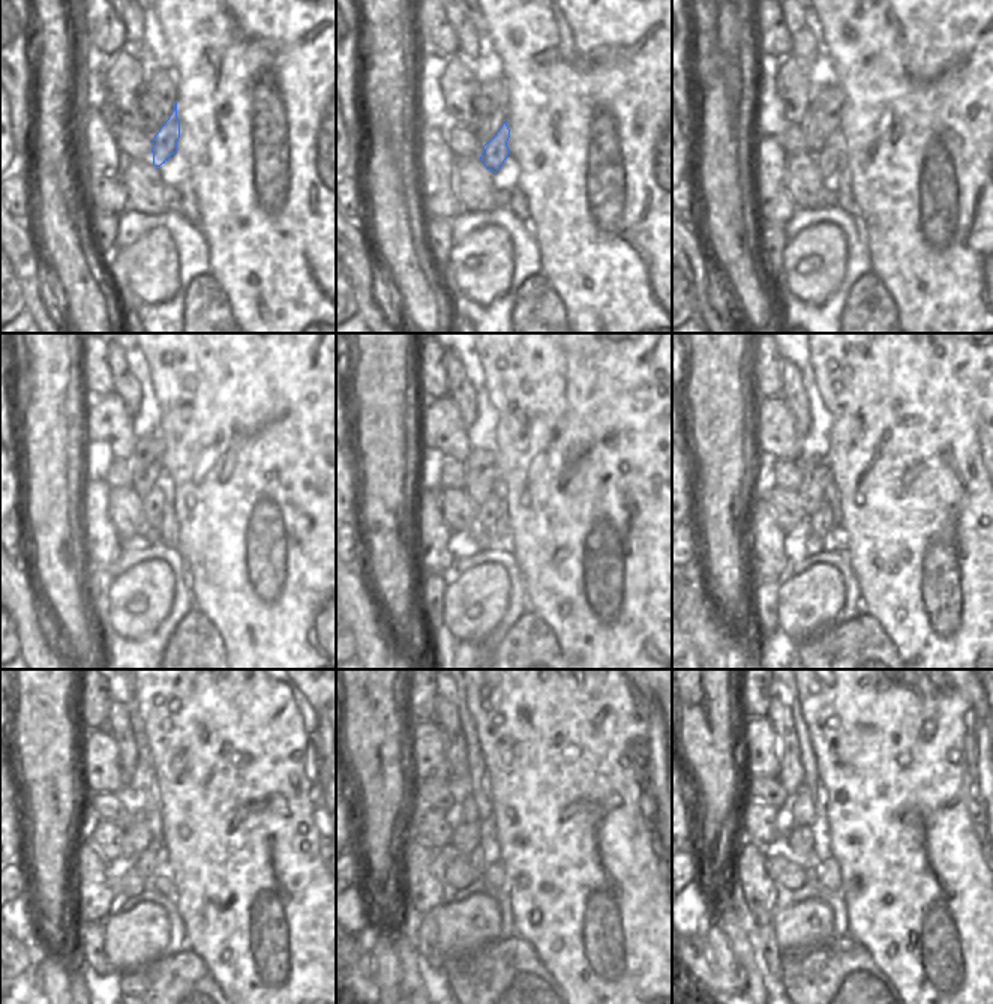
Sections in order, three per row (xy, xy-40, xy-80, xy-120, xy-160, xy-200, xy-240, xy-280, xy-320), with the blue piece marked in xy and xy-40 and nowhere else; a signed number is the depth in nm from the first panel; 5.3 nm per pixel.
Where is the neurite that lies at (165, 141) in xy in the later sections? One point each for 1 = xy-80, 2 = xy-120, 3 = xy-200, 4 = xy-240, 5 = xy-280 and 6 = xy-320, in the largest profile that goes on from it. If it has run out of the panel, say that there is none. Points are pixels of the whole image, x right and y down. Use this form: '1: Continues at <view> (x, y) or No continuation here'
1: Continues at xy-80 (827, 159)
2: Continues at xy-120 (153, 503)
3: Continues at xy-200 (819, 521)
4: Continues at xy-240 (146, 862)
5: Continues at xy-280 (476, 857)
6: Continues at xy-320 (812, 868)

